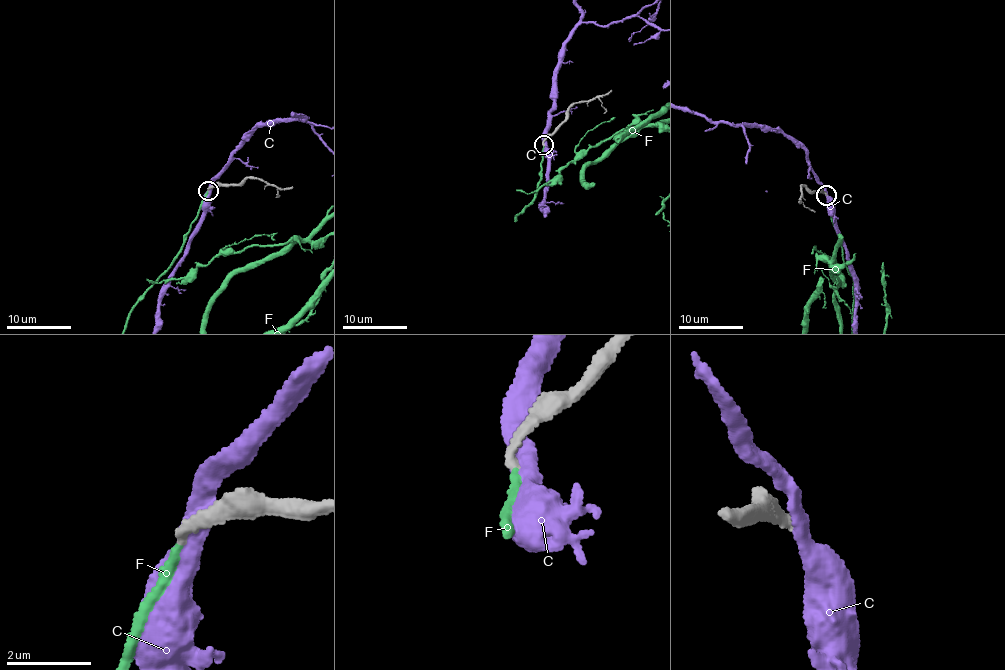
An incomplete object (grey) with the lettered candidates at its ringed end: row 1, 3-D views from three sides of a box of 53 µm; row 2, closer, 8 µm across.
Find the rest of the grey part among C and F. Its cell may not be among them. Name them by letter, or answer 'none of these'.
F

